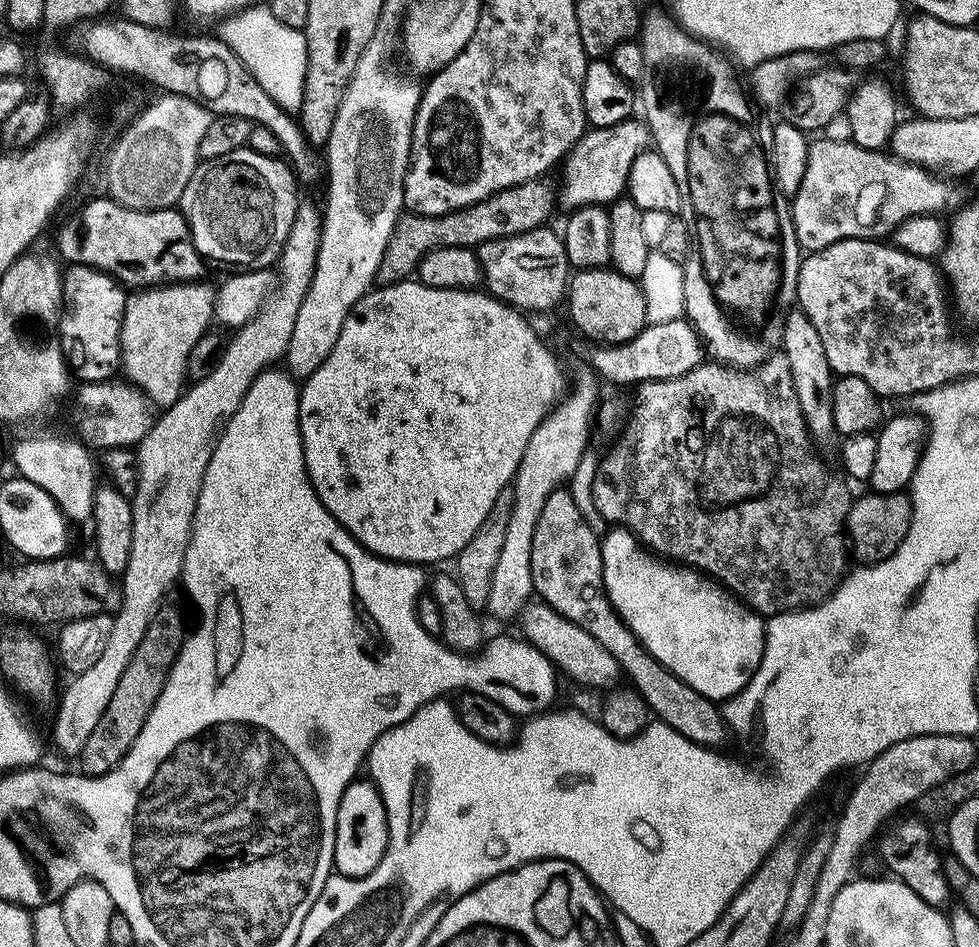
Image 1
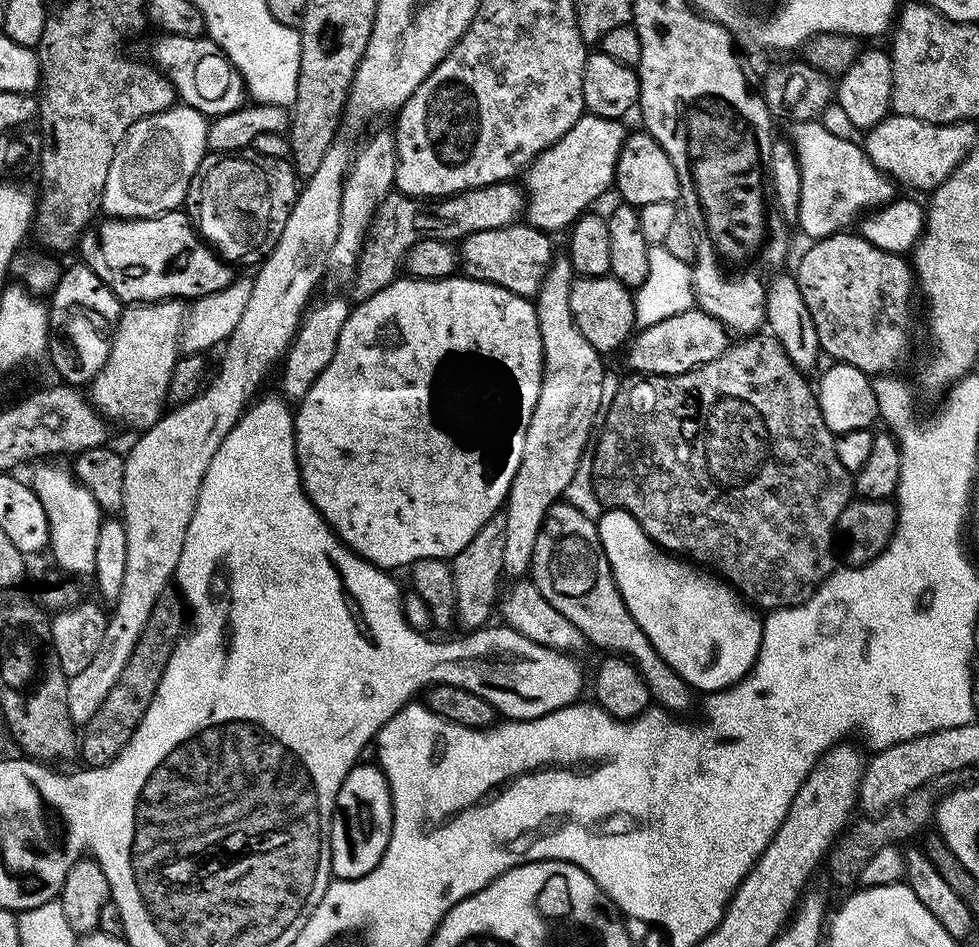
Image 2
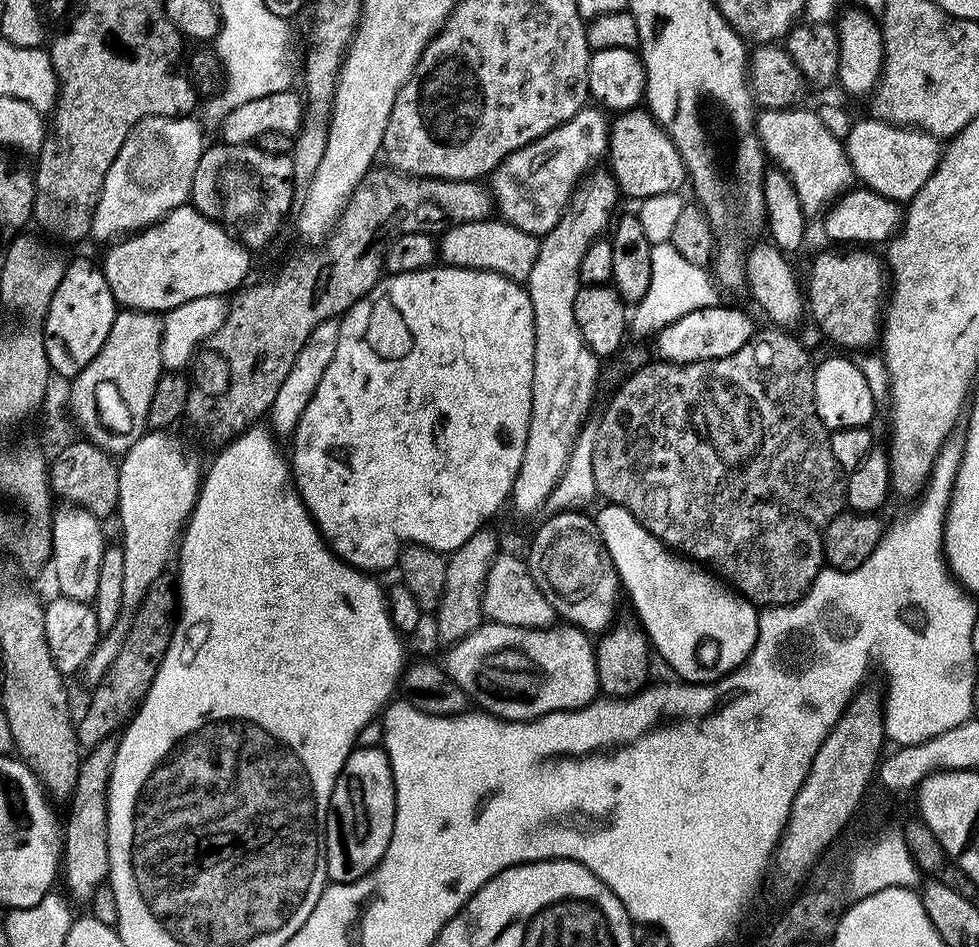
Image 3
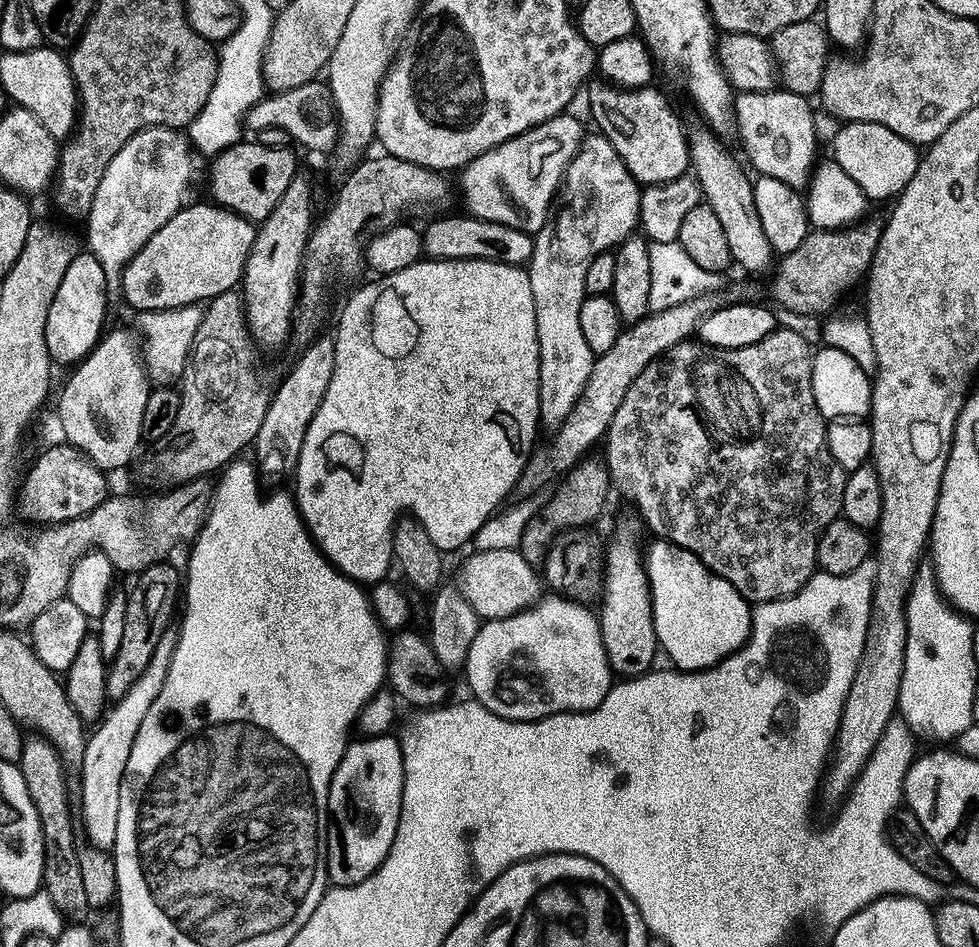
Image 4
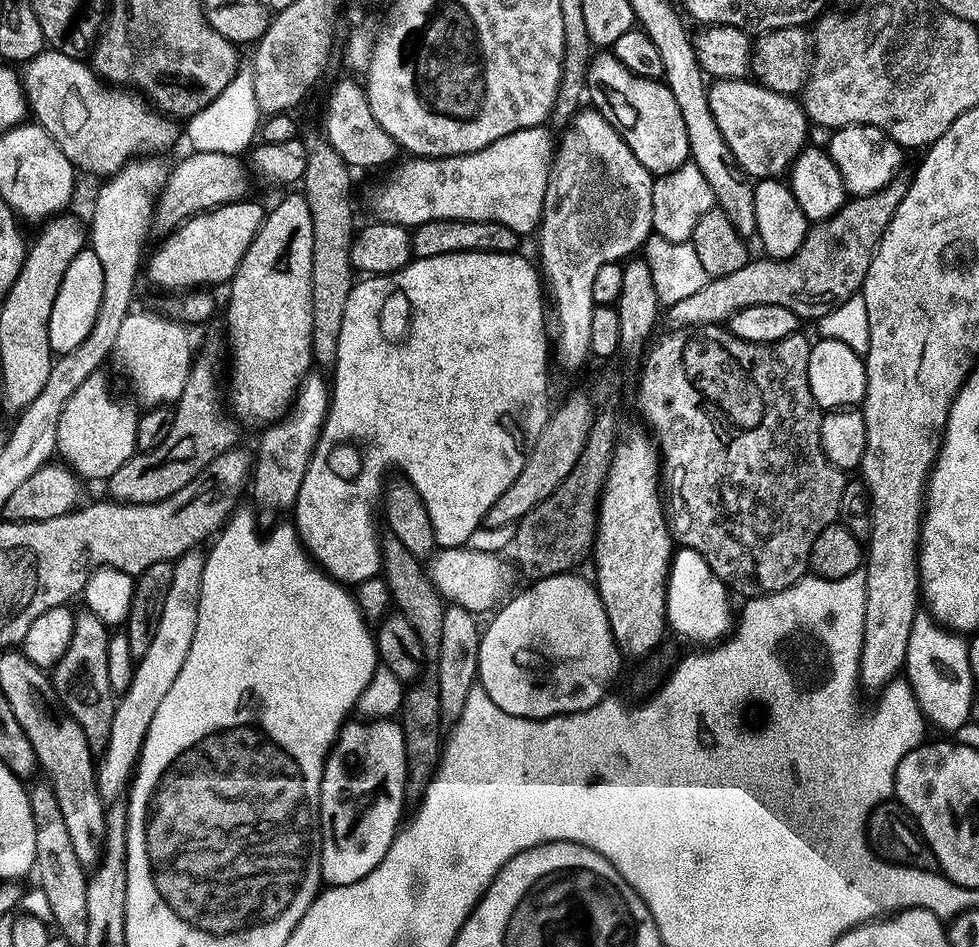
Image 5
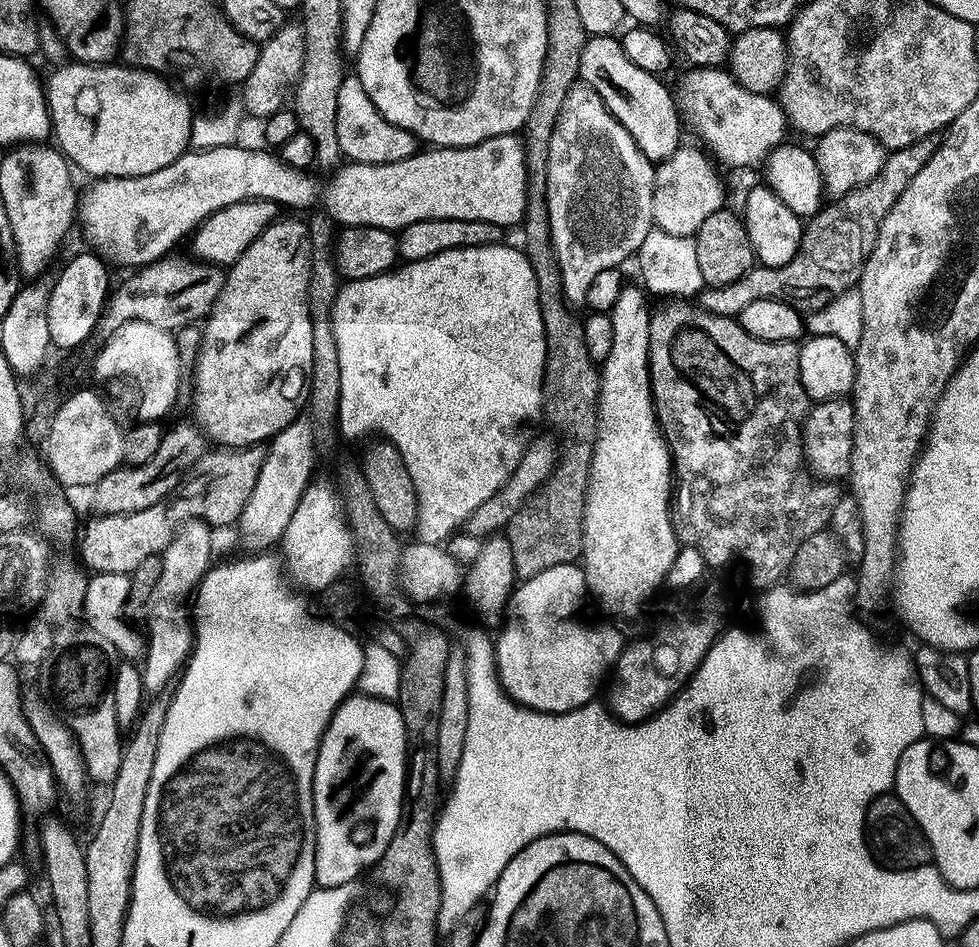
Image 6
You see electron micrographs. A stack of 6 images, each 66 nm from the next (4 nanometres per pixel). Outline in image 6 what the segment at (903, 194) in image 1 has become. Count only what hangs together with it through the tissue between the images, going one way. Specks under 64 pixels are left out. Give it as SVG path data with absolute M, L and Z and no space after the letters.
M693 67L685 76L680 92L700 100L700 132L721 165L733 164L736 168L763 165L769 151L785 143L786 119L779 103L771 95L744 89L723 67Z

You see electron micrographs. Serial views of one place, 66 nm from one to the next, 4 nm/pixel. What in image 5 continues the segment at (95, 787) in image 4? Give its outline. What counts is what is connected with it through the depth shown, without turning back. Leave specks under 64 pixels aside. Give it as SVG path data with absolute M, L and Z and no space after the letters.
M192 547L172 564L174 582L170 582L166 590L166 602L162 606L162 619L154 633L154 642L150 642L146 654L135 661L130 686L119 697L116 713L110 722L110 738L102 746L104 757L99 757L95 765L96 788L104 802L115 801L129 783L140 751L144 748L144 735L146 730L150 730L154 713L158 711L162 698L166 698L170 686L174 686L174 678L178 678L178 670L182 670L186 654L190 654L194 630L198 626L198 598L204 569L205 553L199 551L199 547Z

